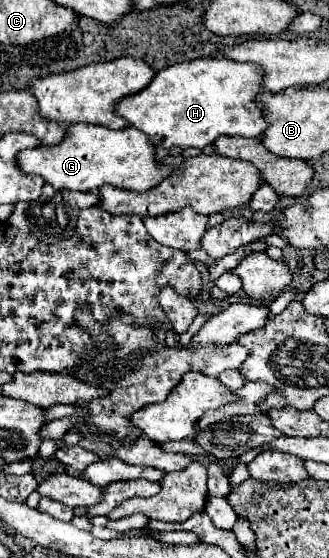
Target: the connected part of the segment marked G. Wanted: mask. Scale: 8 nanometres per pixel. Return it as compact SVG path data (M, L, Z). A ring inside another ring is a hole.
M72 124L68 136L60 146L42 146L32 150L22 150L18 154L18 164L26 174L38 174L56 190L82 190L92 192L104 184L112 184L124 190L144 192L154 188L160 180L172 174L172 168L156 160L156 148L144 132L136 128L108 130L104 126Z

